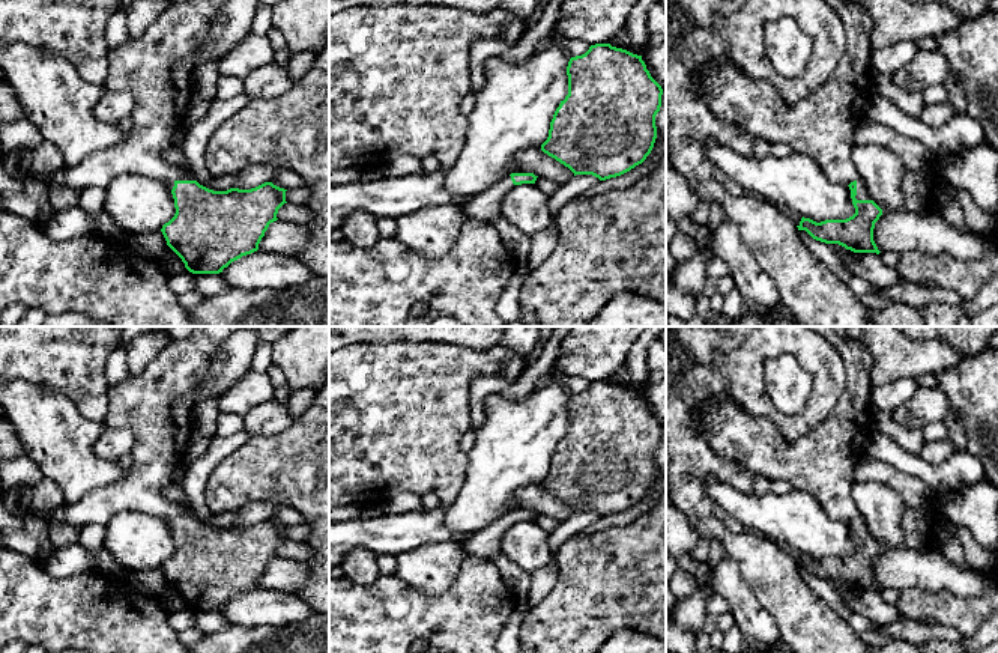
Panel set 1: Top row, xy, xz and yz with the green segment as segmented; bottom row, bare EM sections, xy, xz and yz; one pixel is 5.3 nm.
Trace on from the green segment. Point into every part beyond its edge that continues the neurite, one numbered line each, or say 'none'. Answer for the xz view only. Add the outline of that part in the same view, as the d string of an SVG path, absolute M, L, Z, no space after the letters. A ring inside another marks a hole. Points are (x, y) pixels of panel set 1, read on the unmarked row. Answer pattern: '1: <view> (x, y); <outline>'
1: xz (486, 543); M507 512L488 527L473 533L469 539L463 542L463 549L466 555L491 563L494 555L501 551L504 533L514 524L516 522L513 521L511 513Z

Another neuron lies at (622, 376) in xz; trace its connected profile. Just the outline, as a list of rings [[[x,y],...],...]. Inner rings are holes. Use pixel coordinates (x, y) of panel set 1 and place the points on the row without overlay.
[[[624,363],[610,378],[609,381],[616,385],[628,387],[631,384],[631,373],[628,370],[627,363]]]

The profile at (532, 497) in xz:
[[[531,483],[519,489],[511,498],[508,512],[511,510],[534,510],[550,518],[564,521],[574,513],[574,510],[541,487],[541,483]]]

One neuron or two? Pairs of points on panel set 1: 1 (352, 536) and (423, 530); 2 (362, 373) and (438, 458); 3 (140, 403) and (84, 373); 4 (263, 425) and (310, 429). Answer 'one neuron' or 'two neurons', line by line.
1: one neuron
2: one neuron
3: two neurons
4: two neurons

